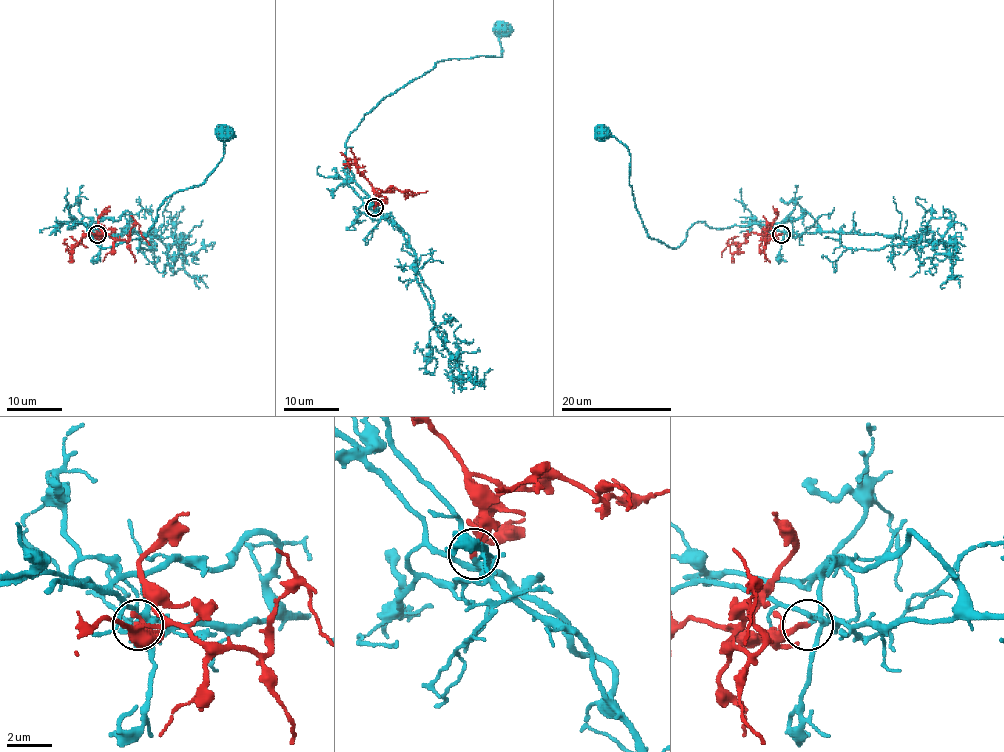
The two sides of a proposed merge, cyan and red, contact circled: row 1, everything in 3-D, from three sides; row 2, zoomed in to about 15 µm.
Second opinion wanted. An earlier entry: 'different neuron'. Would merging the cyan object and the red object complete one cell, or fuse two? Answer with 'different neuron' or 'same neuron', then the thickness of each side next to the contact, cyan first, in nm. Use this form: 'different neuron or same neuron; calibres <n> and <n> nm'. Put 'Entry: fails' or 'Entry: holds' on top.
Entry: fails
same neuron; calibres 200 and 260 nm

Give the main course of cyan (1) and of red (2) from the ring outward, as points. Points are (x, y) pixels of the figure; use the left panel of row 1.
1: (97, 233), (68, 227), (81, 221), (108, 247), (144, 235), (159, 206), (198, 186), (223, 156), (223, 133)
2: (97, 233), (129, 240), (130, 229), (137, 224), (141, 236), (150, 245)

